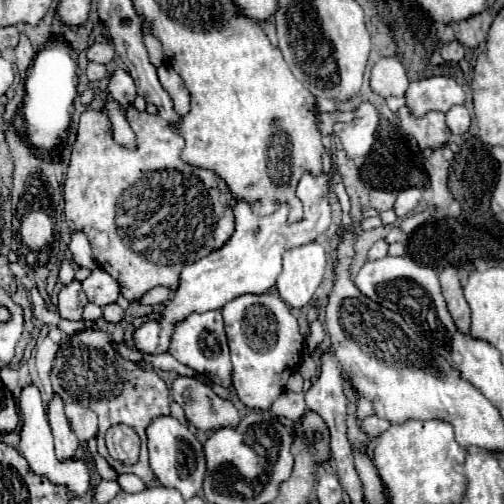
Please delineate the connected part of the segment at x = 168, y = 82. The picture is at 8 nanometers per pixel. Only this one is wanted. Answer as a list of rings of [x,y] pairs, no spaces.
[[[161,65],[157,69],[157,73],[159,73],[159,81],[161,81],[163,89],[171,95],[177,113],[187,115],[189,113],[189,91],[187,91],[183,79],[169,65]]]

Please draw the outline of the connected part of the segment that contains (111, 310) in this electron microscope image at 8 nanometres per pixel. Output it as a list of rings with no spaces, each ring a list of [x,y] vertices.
[[[111,303],[111,305],[105,305],[105,307],[103,307],[103,319],[105,319],[105,321],[109,321],[109,323],[119,323],[123,317],[125,317],[125,311],[123,311],[117,303]]]

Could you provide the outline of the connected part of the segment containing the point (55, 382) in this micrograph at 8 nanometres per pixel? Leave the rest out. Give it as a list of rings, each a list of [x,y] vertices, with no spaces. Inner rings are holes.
[[[85,327],[61,343],[61,349],[57,351],[57,357],[55,357],[55,365],[51,369],[51,385],[53,385],[53,391],[59,393],[59,397],[63,397],[63,401],[67,401],[67,403],[73,401],[73,403],[89,407],[91,411],[97,413],[97,417],[99,417],[97,449],[99,449],[99,455],[103,455],[117,473],[133,473],[133,475],[141,477],[145,481],[145,485],[149,485],[155,479],[155,475],[149,467],[145,429],[151,423],[151,417],[169,415],[171,395],[169,395],[165,381],[153,369],[137,365],[135,361],[129,361],[123,355],[119,355],[113,349],[113,341],[107,331],[95,329],[95,327]],[[117,423],[125,423],[125,425],[137,429],[137,433],[141,433],[141,457],[131,467],[121,465],[121,463],[113,465],[113,459],[109,457],[105,443],[103,443],[105,431]]]

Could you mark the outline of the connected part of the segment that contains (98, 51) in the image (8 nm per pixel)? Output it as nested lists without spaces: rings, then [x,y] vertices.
[[[99,41],[99,43],[93,43],[89,49],[87,49],[87,59],[89,61],[95,61],[95,63],[109,63],[113,59],[115,51],[113,51],[113,45],[107,43],[107,41]]]

